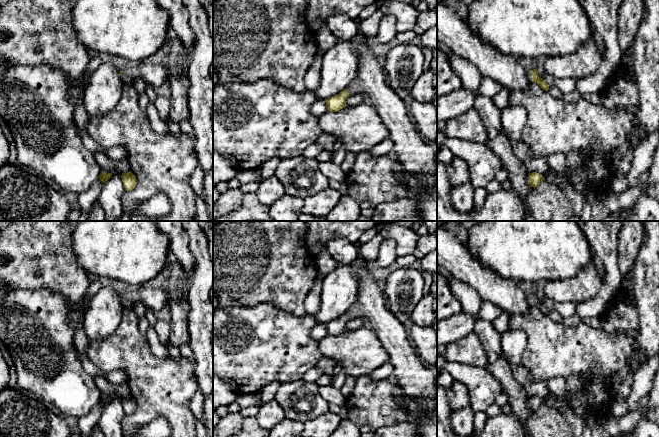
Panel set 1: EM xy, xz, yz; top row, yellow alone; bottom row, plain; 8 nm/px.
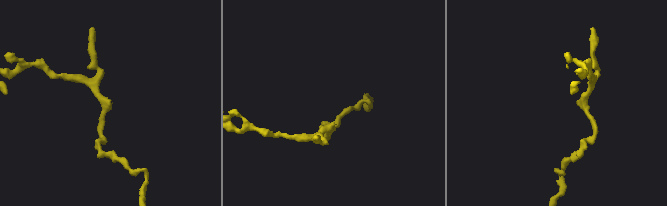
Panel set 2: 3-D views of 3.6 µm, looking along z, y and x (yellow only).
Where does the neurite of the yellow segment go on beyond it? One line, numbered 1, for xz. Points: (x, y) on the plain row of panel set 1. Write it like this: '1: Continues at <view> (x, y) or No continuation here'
1: Continues at xz (417, 381)

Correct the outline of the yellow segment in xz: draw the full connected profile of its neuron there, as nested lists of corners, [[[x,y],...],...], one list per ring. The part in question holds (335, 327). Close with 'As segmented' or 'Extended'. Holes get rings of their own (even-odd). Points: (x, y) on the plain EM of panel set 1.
[[[358,252],[357,258],[350,265],[357,277],[358,297],[346,313],[325,324],[327,334],[337,336],[347,330],[346,324],[349,320],[364,317],[367,325],[376,333],[389,355],[389,363],[394,367],[392,378],[404,390],[405,395],[416,399],[423,408],[431,413],[437,407],[437,379],[424,366],[422,359],[409,339],[409,332],[405,330],[403,323],[388,309],[381,283],[374,279],[368,268],[368,262]]]. Extended

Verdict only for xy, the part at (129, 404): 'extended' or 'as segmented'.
as segmented

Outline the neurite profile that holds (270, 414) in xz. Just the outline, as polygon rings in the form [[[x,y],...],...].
[[[275,400],[262,403],[255,417],[257,423],[266,430],[271,430],[286,418],[283,408]]]

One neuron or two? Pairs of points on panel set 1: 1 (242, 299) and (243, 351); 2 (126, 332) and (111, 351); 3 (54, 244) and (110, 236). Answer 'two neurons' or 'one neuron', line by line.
1: two neurons
2: one neuron
3: two neurons

